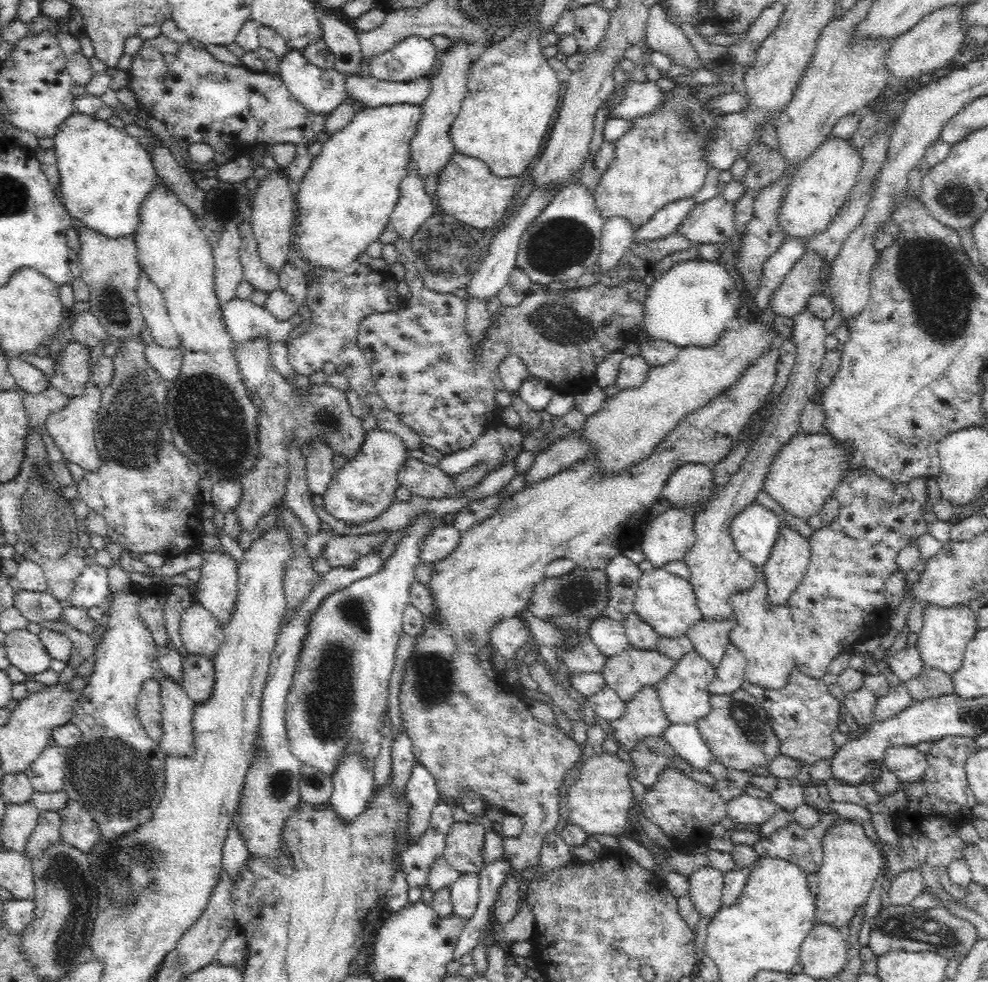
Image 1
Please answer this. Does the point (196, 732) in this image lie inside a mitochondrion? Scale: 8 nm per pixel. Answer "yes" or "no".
no

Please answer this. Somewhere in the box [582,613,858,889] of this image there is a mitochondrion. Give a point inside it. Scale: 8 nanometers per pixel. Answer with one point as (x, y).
(747, 718)

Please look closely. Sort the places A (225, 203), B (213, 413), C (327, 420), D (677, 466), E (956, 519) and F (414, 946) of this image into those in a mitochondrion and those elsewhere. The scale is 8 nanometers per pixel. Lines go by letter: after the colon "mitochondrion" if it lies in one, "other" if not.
A: mitochondrion
B: mitochondrion
C: mitochondrion
D: other
E: other
F: other

